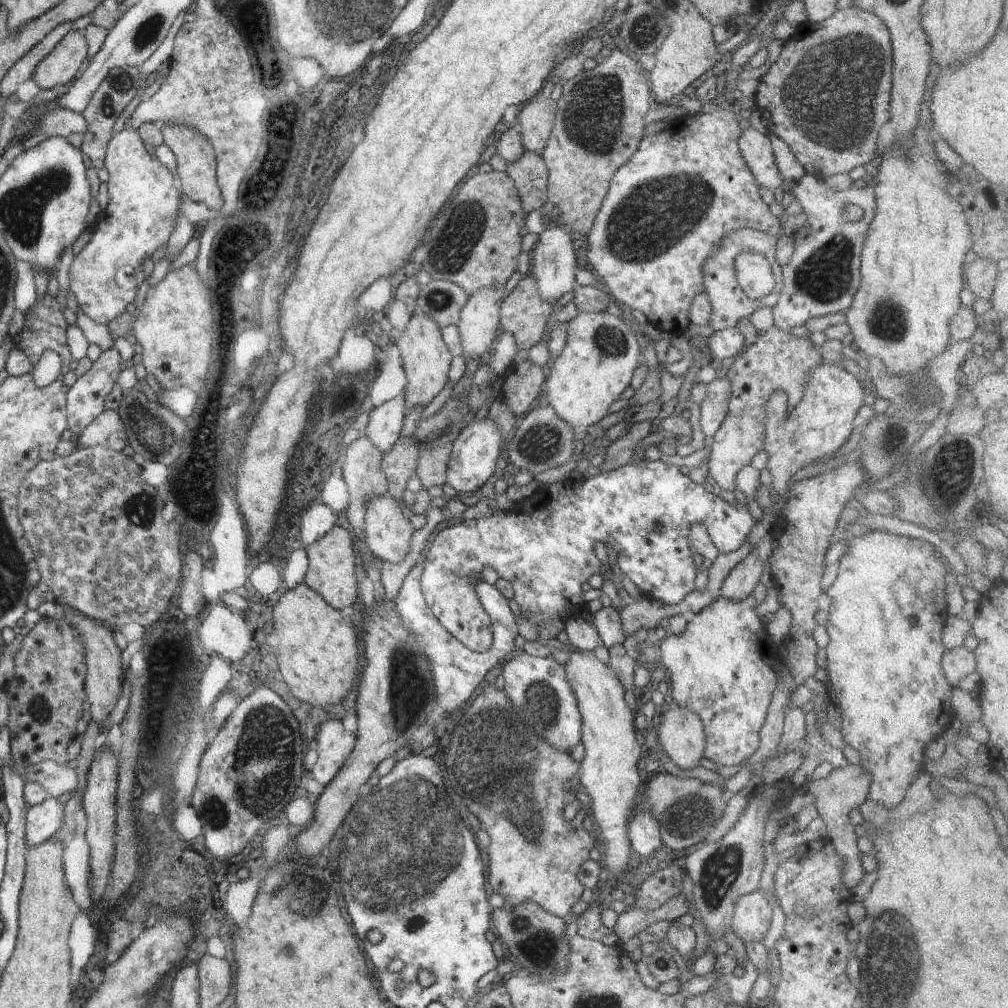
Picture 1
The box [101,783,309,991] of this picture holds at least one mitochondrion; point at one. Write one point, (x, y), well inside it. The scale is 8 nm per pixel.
(215, 811)

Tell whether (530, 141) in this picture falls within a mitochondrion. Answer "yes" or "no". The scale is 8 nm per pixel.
no

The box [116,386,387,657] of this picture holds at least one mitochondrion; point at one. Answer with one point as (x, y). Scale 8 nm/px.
(159, 436)

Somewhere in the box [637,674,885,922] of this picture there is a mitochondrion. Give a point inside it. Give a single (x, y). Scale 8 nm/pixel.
(721, 873)

